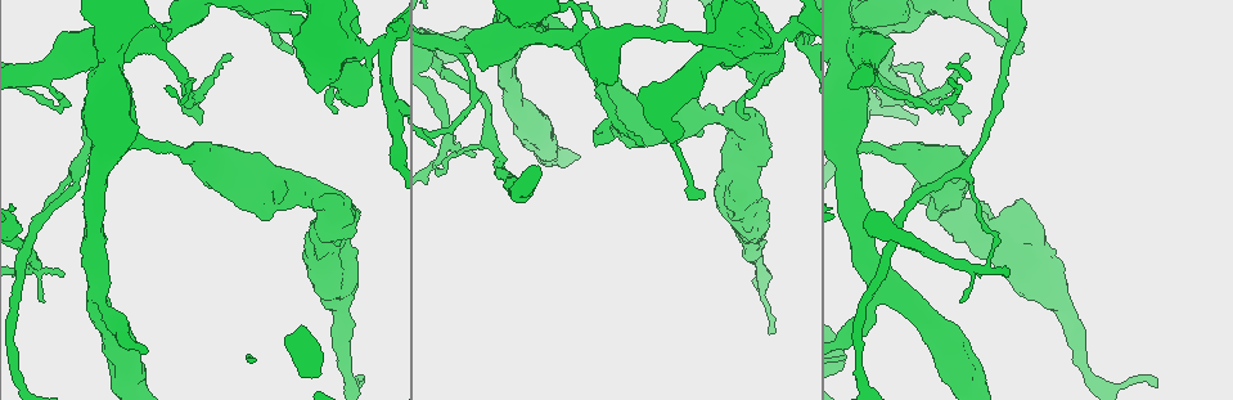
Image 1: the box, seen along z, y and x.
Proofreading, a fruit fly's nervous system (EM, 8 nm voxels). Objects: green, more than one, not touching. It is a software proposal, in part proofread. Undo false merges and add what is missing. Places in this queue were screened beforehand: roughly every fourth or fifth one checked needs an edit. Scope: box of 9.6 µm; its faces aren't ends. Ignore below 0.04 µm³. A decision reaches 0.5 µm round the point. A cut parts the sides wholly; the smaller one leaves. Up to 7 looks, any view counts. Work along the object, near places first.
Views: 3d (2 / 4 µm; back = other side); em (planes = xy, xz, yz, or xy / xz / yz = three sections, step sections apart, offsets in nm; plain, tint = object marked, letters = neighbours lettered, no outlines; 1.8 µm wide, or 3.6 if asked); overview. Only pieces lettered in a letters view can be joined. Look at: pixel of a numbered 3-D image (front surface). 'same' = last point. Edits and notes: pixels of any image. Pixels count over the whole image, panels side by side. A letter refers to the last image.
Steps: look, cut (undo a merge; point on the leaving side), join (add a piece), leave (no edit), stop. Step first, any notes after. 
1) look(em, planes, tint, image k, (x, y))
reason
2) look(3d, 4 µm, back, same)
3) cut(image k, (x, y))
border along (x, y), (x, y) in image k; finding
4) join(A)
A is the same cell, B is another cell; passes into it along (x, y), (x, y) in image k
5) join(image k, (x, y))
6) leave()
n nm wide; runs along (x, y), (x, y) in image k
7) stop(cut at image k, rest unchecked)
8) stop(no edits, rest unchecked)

look(em, planes, letters, image 1, (980, 277))
an open end

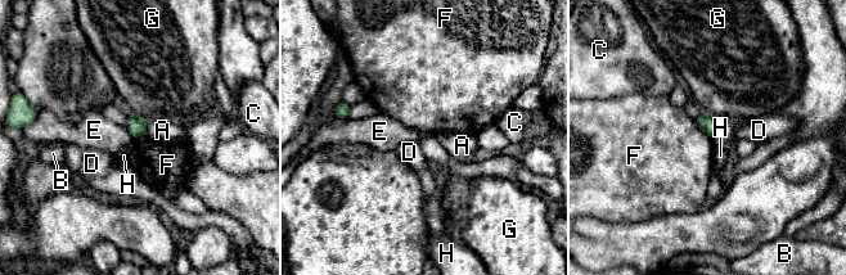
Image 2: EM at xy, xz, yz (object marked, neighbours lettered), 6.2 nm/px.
leave()
A, B, C, D, E, F, G and H are other cells; border along (694, 121), (711, 139) in image 2; no lettered piece goes on from it

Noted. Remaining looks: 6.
look(em, planes, letters, image 1, (935, 93))
sharp bend

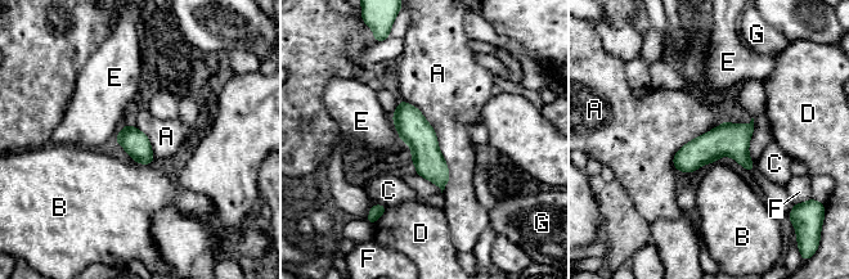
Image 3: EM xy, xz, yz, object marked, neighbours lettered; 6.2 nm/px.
leave()
A touches over 650 nm; A, B, C, D, E, F and G are other cells; one neuron here

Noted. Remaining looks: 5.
look(em, 3.6 µm, planes, plain, image 1, (524, 31))
sudden change in width

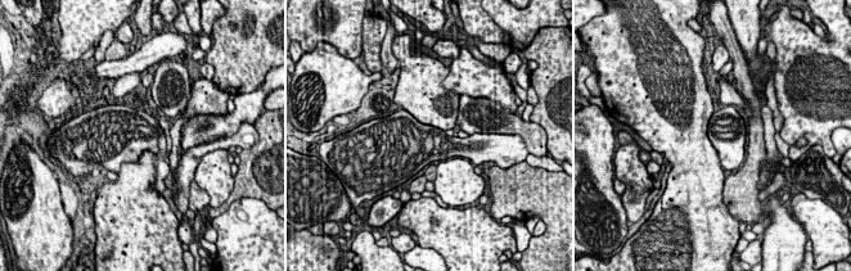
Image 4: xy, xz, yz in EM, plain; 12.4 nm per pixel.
look(em, 3.6 µm, planes, letters, same)
what lies round it

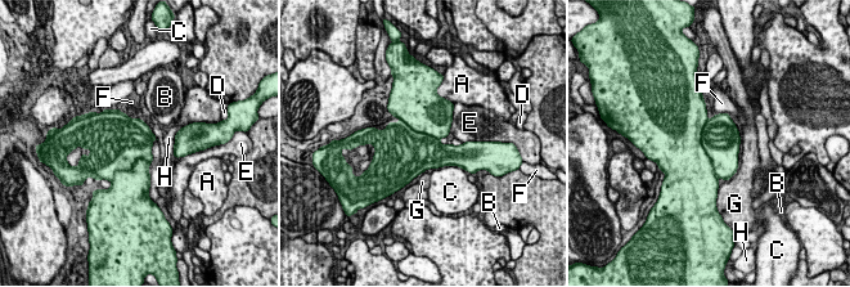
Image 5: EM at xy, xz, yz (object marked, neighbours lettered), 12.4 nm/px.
cut(image 5, (720, 139))
700 nm wide; H touches over 340 nm; A, B, C, D, E, F, G and H are other cells; a second neuron is stuck on

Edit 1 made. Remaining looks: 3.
stop(cut at image 5, rest unchecked)

